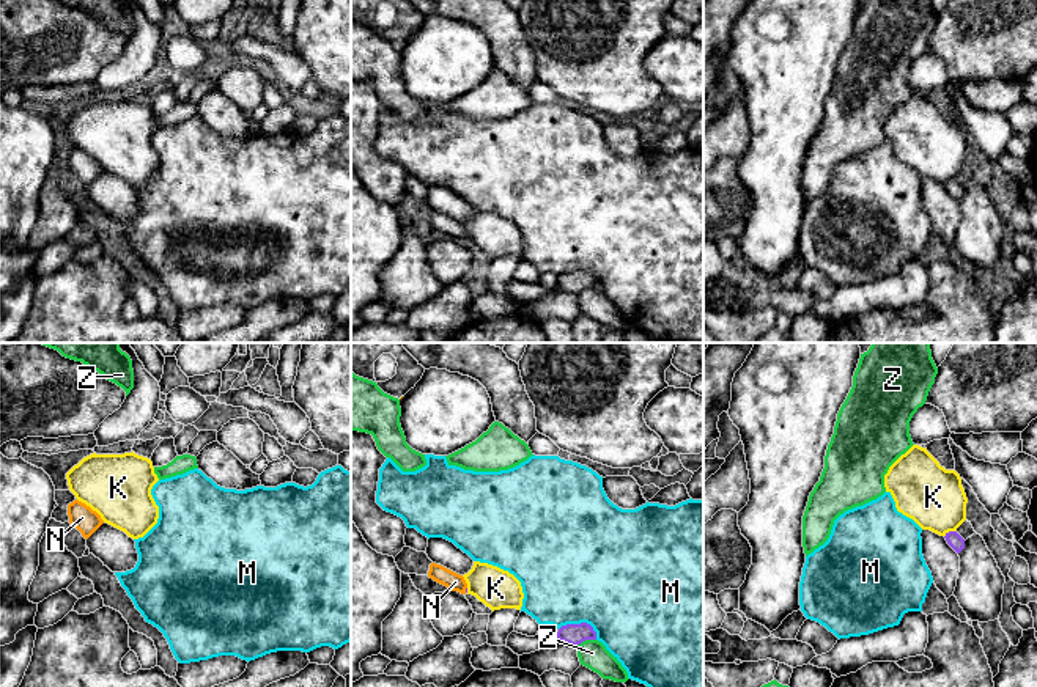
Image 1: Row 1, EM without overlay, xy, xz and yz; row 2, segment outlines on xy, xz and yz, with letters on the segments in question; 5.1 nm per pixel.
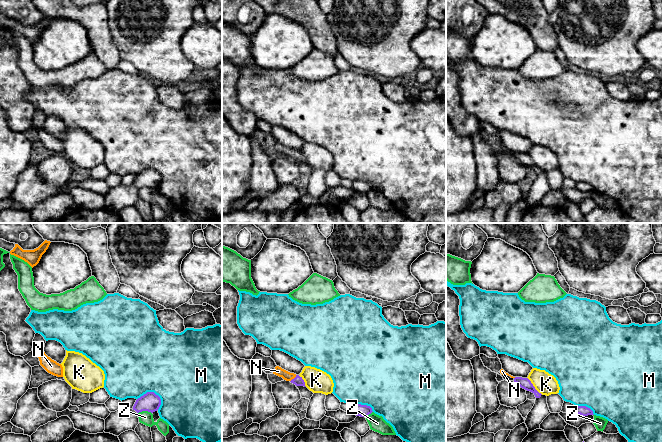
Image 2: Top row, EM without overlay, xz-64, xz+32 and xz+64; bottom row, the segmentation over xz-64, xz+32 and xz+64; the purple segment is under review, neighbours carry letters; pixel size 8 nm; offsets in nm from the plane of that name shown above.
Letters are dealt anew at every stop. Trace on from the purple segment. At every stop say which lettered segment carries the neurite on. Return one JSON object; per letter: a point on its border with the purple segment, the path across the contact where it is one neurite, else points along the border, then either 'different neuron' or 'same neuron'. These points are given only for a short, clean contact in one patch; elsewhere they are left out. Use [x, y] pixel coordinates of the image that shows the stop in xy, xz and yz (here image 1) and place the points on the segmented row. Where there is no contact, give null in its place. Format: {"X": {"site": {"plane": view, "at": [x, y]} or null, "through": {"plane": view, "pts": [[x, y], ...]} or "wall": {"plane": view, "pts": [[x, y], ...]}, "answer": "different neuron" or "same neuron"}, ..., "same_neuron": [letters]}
{"K": {"site": {"plane": "yz", "at": [949, 532]}, "answer": "different neuron"}, "M": {"site": {"plane": "xz", "at": [581, 623]}, "answer": "different neuron"}, "N": {"site": {"plane": "xz", "at": [466, 590]}, "through": {"plane": "xz", "pts": [[466, 588], [466, 590], [455, 582]]}, "answer": "same neuron"}, "Z": {"site": {"plane": "xz", "at": [586, 639]}, "wall": {"plane": "xz", "pts": [[595, 639], [586, 639], [576, 646]]}, "answer": "different neuron"}, "same_neuron": ["N"]}

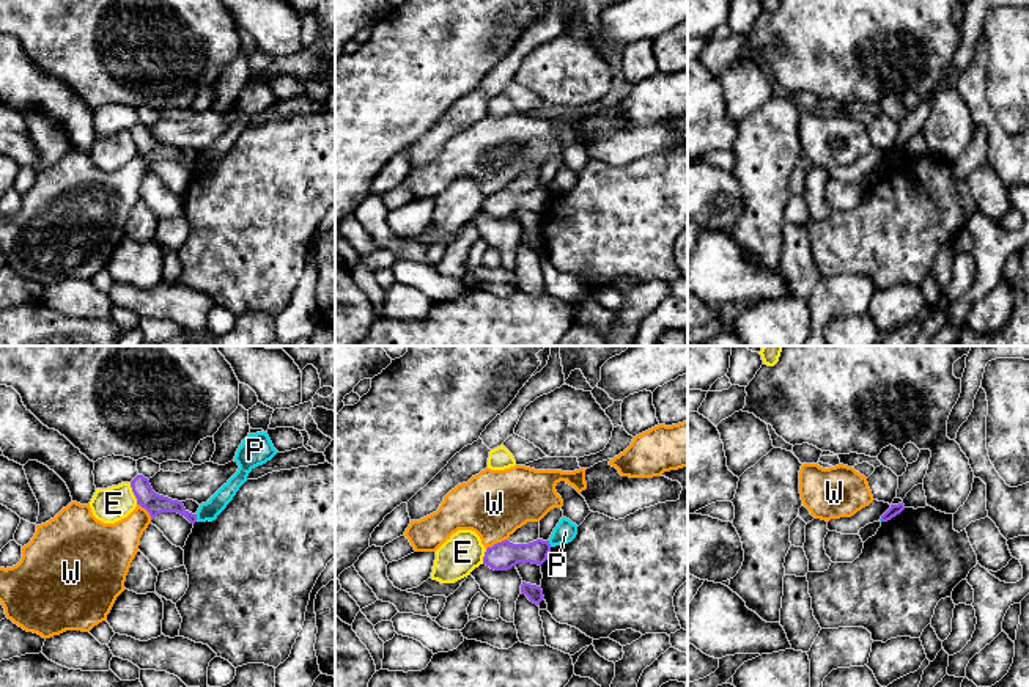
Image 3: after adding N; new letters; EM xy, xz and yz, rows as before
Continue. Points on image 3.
{"E": {"site": {"plane": "xy", "at": [134, 494]}, "answer": "different neuron"}, "P": {"site": {"plane": "xy", "at": [195, 518]}, "wall": {"plane": "xy", "pts": [[195, 514], [197, 519]]}, "answer": "different neuron"}, "W": {"site": {"plane": "xz", "at": [497, 543]}, "wall": {"plane": "xz", "pts": [[507, 538], [486, 549]]}, "answer": "different neuron"}, "same_neuron": []}

